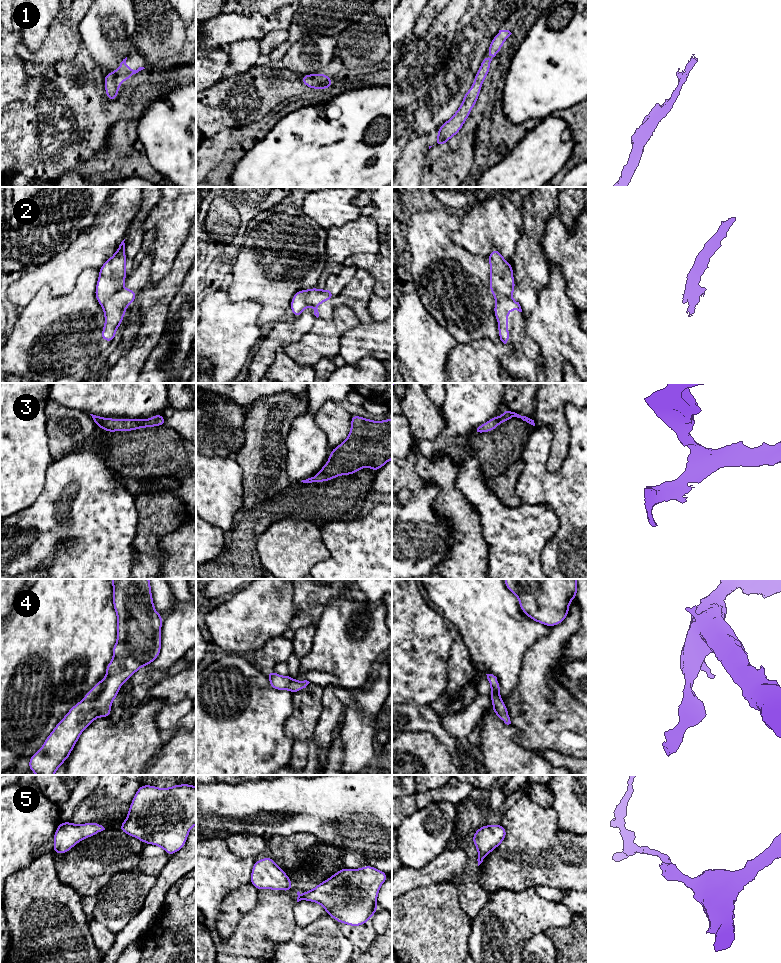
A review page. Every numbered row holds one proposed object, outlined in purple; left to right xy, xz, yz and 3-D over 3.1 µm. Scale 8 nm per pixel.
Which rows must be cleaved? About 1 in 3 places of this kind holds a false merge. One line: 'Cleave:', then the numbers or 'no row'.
Cleave: no row

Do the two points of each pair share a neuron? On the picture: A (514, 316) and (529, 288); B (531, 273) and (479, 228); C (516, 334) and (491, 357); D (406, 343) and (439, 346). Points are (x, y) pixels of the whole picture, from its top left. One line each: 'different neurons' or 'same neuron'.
A: different neurons
B: different neurons
C: different neurons
D: same neuron

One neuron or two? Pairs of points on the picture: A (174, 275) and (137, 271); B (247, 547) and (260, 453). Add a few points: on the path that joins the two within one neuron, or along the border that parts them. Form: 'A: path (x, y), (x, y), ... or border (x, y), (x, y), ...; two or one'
A: border (149, 280), (139, 293); two
B: border (274, 495), (262, 503), (247, 509), (243, 508); two

